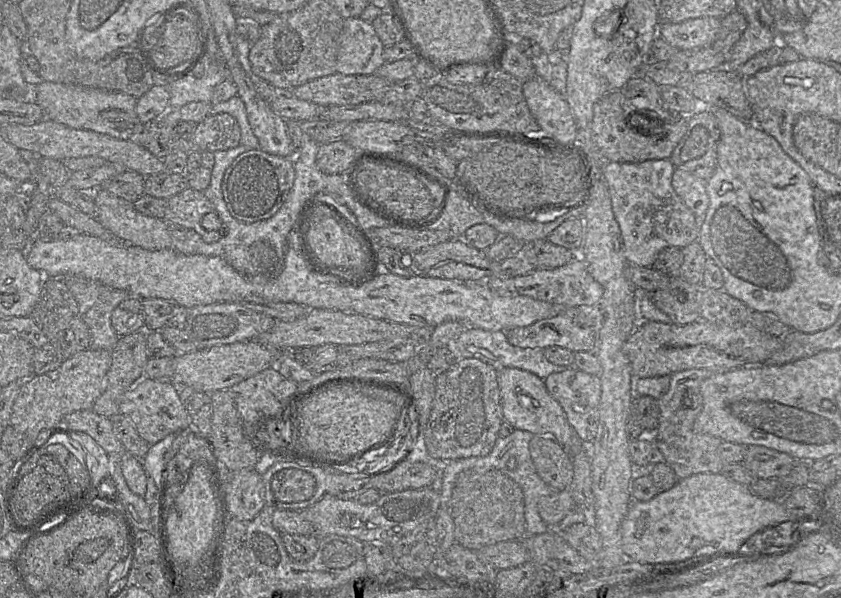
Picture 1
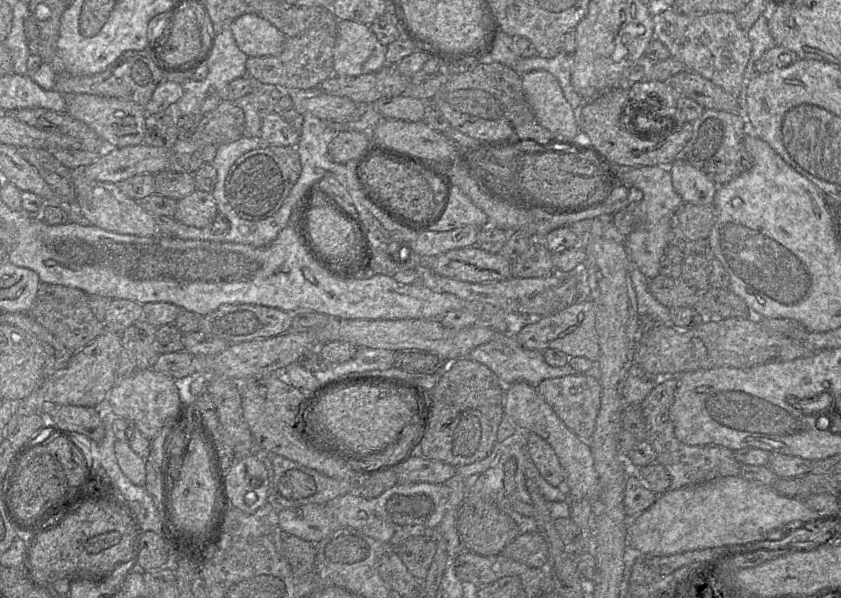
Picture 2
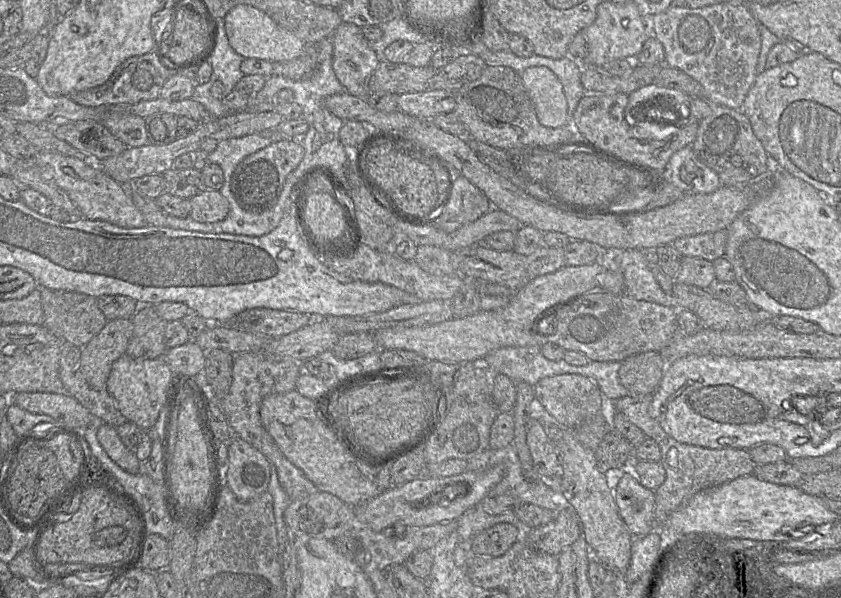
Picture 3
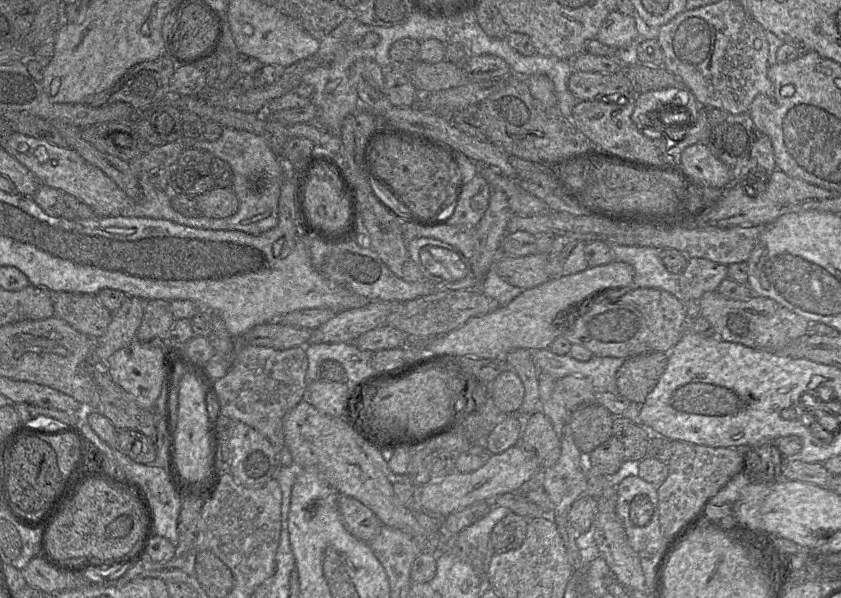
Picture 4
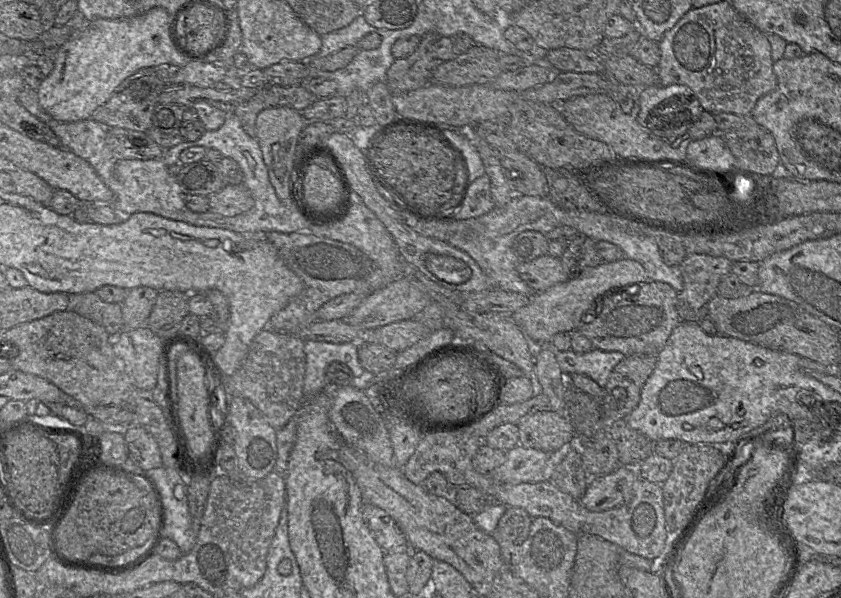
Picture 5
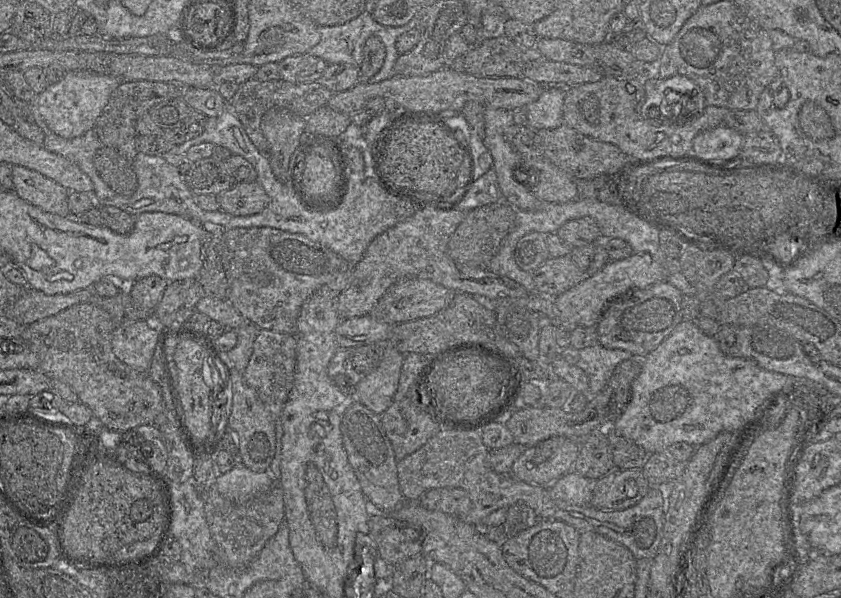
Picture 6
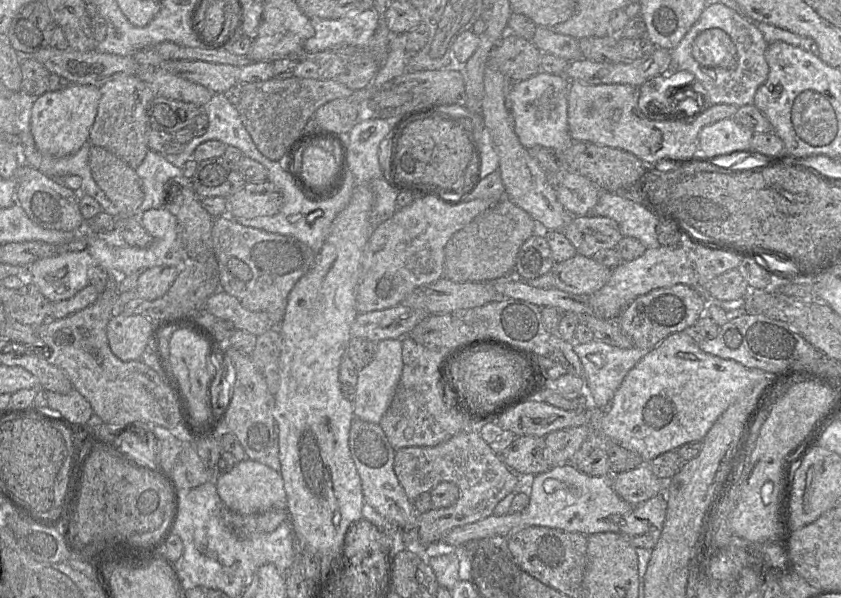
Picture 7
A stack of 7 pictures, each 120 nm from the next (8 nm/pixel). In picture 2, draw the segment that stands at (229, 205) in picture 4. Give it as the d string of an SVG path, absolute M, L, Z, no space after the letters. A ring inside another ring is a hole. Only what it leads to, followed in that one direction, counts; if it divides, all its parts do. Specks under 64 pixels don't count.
M197 189L177 200L177 209L173 217L181 224L210 229L215 233L225 232L229 228L229 221L218 211L211 192Z

